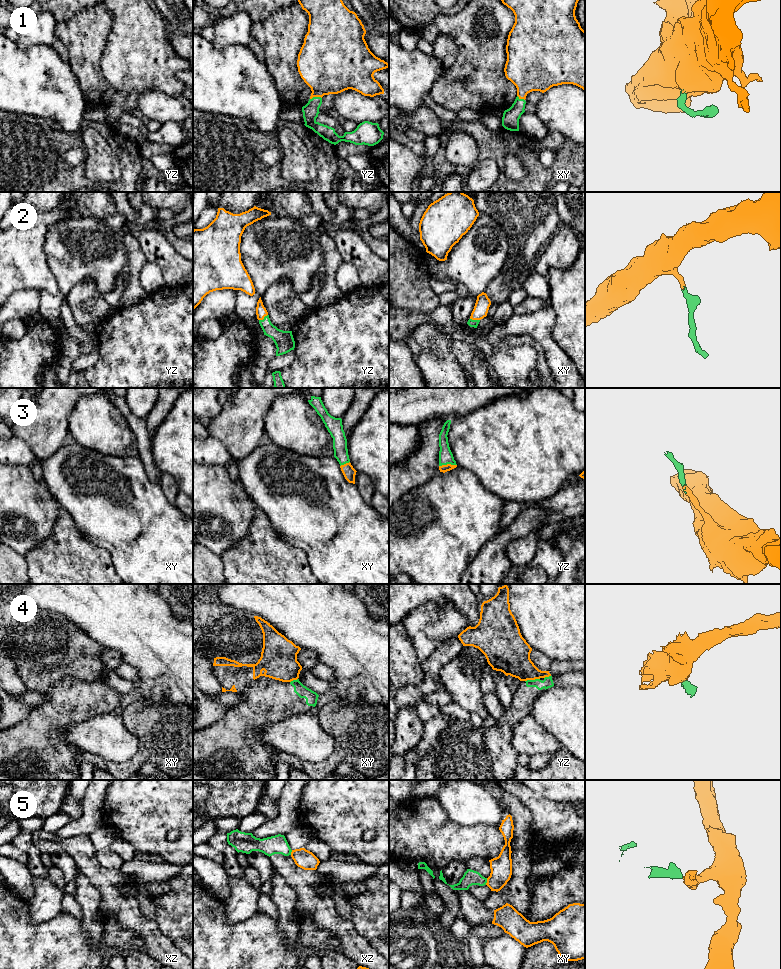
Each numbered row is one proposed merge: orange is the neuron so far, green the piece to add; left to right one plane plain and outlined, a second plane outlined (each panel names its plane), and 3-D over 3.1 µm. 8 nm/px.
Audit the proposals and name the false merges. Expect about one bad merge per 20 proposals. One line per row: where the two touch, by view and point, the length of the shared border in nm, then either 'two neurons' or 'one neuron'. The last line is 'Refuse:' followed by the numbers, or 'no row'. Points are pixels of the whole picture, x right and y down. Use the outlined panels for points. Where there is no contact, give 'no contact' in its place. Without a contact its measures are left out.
1: contact yz (315, 96); length 100 nm; one neuron
2: contact yz (263, 318); length 90 nm; one neuron
3: contact yz (447, 464); length 140 nm; one neuron
4: contact yz (532, 679); length 120 nm; two neurons
5: contact xy (487, 881); length 60 nm; two neurons
Refuse: 4, 5

